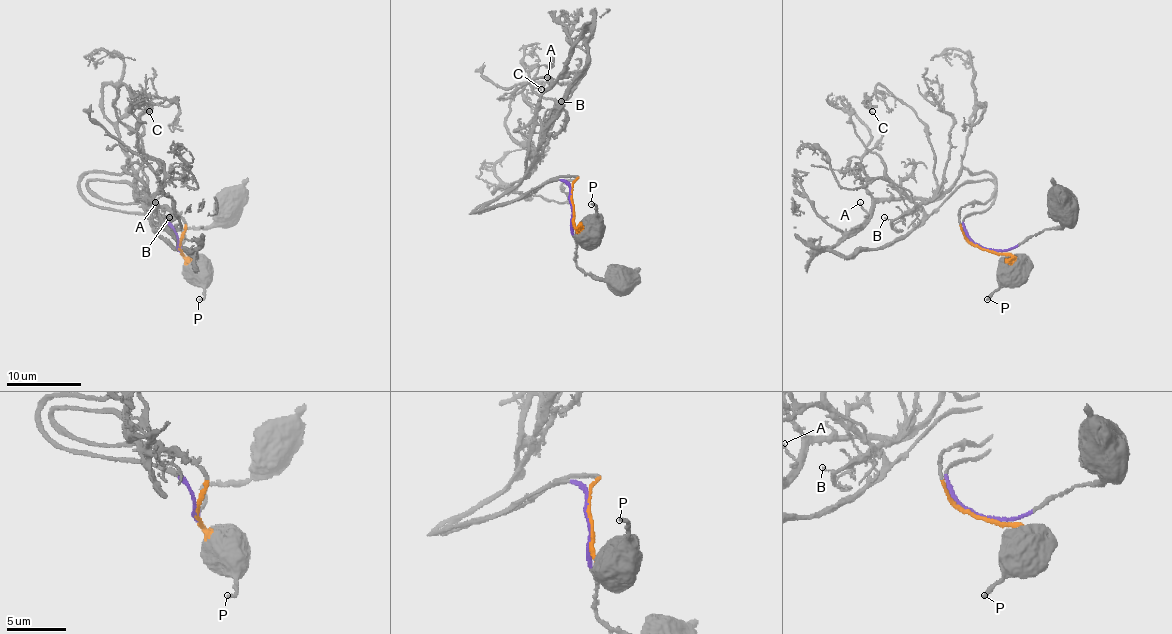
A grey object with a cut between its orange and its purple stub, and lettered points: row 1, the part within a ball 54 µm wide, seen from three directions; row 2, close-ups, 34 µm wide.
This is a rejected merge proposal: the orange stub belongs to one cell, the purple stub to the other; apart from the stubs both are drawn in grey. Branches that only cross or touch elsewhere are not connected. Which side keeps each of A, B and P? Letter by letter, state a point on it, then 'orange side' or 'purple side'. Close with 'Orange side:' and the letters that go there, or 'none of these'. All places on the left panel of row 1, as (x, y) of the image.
A: (155, 202) | purple side
B: (169, 217) | orange side
P: (199, 299) | orange side
Orange side: B, P

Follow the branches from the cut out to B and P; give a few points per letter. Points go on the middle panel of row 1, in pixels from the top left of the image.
B: (571, 200), (577, 178), (547, 179), (532, 192), (480, 211), (517, 183), (534, 159), (549, 114), (560, 101)
P: (571, 200), (577, 226), (594, 217), (596, 206), (590, 204)

